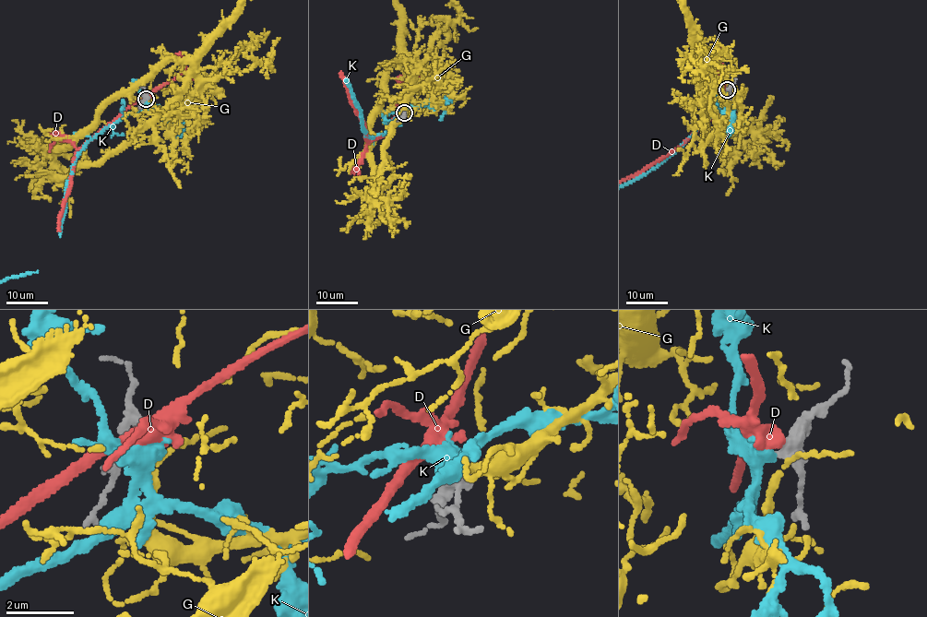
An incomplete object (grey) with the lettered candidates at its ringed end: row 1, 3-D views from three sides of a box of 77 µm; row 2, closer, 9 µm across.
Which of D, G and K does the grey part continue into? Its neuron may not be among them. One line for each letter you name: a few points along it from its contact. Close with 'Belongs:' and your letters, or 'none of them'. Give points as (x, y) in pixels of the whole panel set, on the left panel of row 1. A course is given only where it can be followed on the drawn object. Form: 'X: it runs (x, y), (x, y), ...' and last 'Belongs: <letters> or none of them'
K: it runs (147, 99), (139, 108), (88, 141), (75, 160), (61, 225), (64, 258)
Belongs: K

